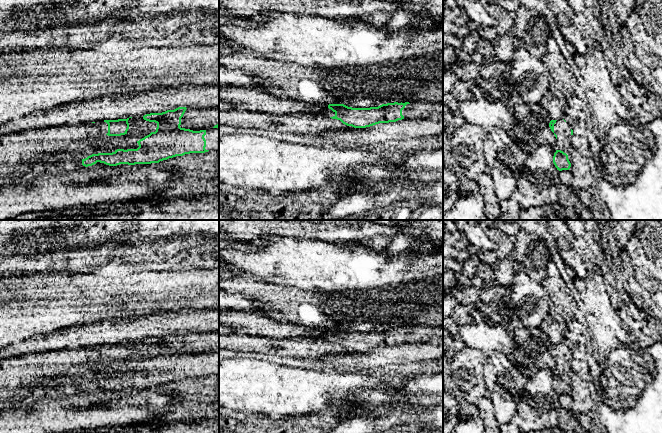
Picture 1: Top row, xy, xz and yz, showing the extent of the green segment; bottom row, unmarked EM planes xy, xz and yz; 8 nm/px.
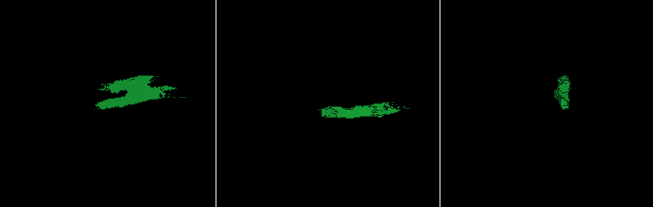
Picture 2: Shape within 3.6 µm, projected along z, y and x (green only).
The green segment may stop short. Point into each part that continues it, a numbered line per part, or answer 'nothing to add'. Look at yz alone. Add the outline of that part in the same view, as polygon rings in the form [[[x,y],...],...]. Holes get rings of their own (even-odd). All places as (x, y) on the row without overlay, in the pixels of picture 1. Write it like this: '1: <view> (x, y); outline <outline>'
1: yz (562, 353); outline [[[563,343],[557,344],[554,348],[554,357],[557,359],[557,371],[564,377],[568,377],[571,372],[571,349]]]

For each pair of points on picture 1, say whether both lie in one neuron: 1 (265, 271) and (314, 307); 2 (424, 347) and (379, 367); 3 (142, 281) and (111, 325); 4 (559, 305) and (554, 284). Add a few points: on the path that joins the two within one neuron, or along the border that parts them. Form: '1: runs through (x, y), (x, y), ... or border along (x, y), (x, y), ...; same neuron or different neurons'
1: border along (280, 285), (294, 286), (307, 290); different neurons
2: runs through (413, 355), (405, 359), (390, 360); same neuron
3: border along (121, 318), (110, 317), (100, 319), (94, 323); different neurons
4: runs through (559, 300), (559, 294), (556, 289); same neuron

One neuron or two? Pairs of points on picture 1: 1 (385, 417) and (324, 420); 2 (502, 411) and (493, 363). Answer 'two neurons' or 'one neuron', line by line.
1: two neurons
2: one neuron

